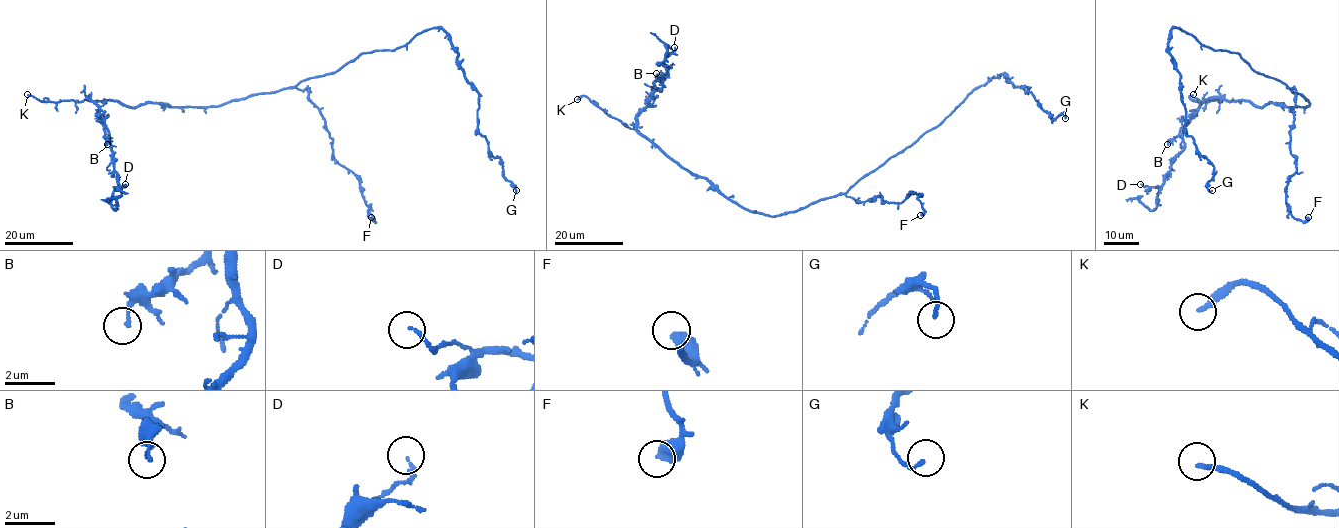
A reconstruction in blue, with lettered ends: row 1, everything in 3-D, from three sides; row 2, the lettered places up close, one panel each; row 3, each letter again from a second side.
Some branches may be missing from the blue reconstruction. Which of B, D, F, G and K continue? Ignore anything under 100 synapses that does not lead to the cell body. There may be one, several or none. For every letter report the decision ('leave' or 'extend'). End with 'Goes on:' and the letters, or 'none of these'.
B: leave
D: leave
F: leave
G: leave
K: extend
Goes on: K

